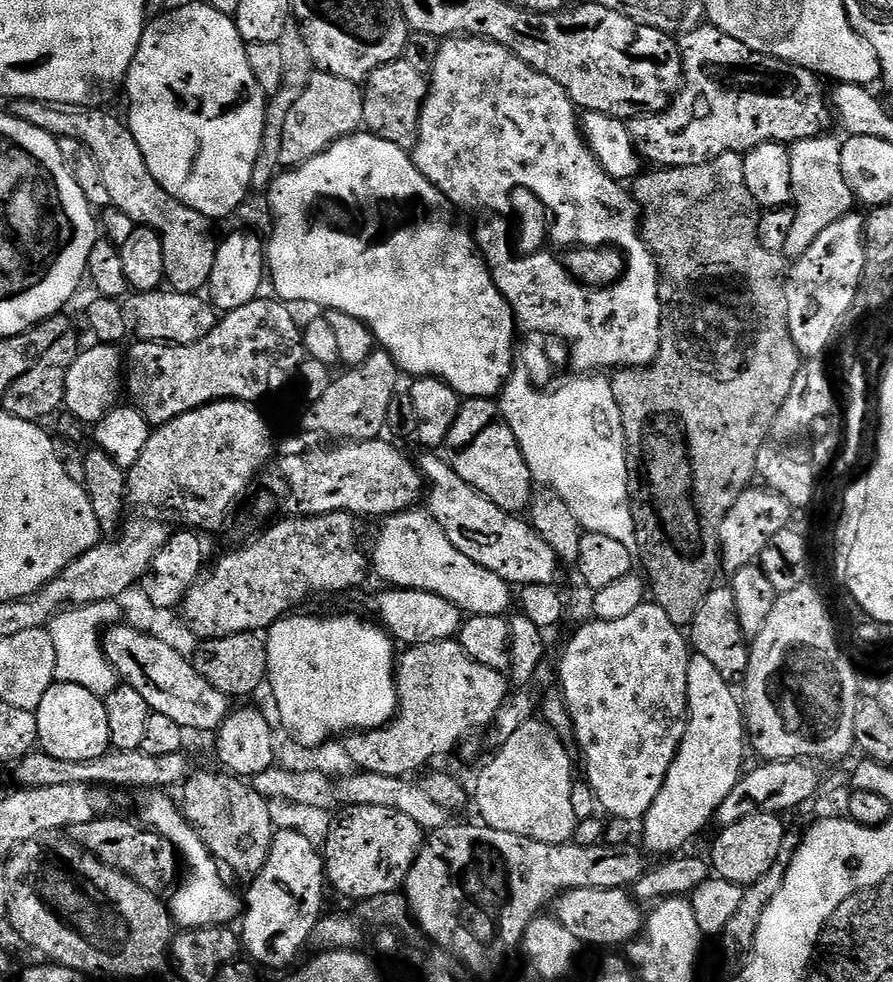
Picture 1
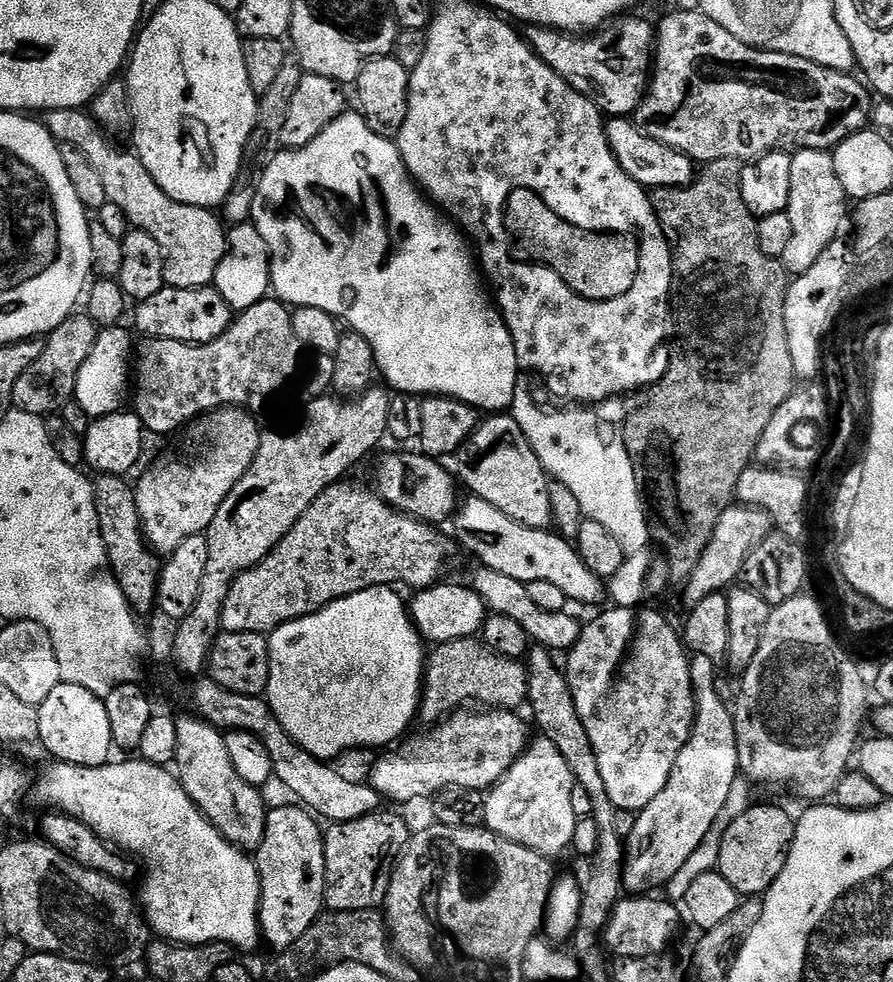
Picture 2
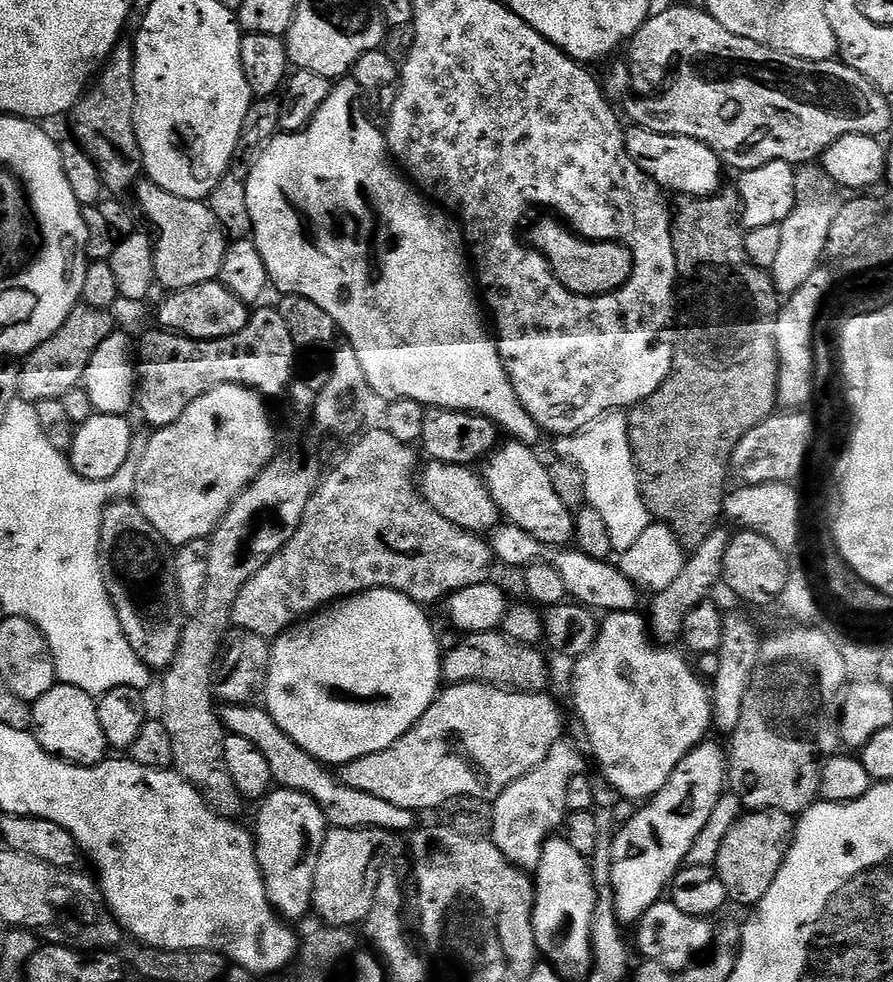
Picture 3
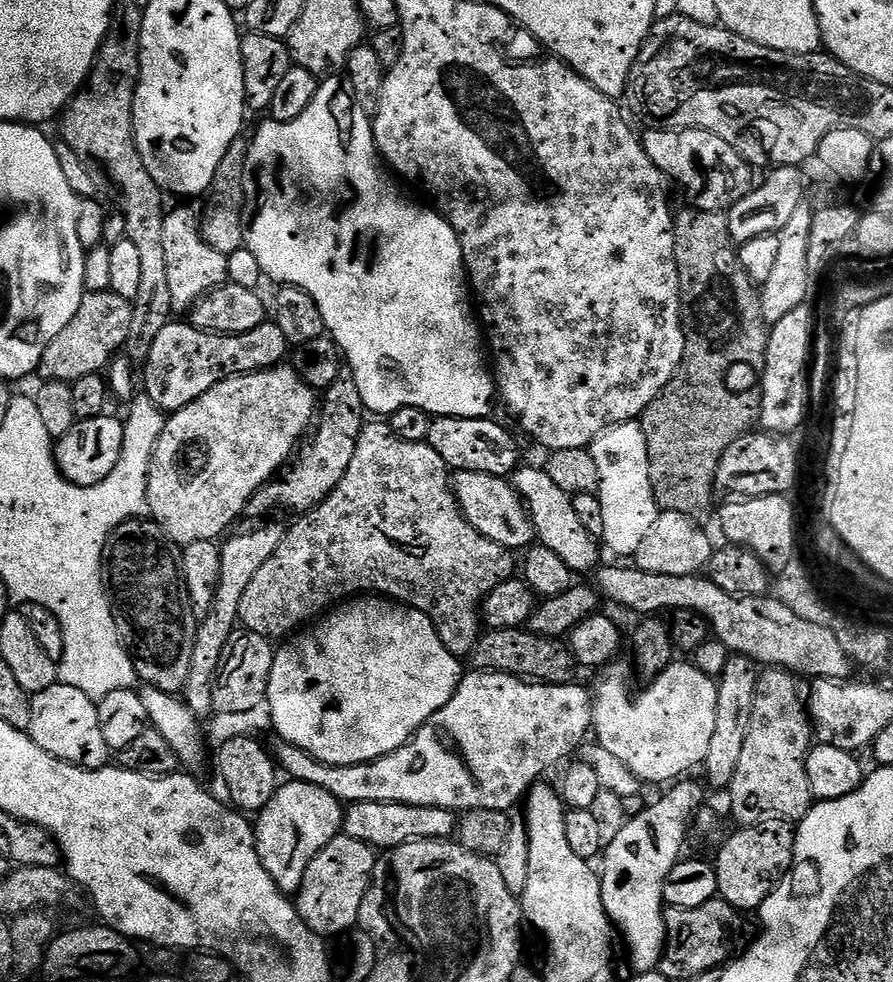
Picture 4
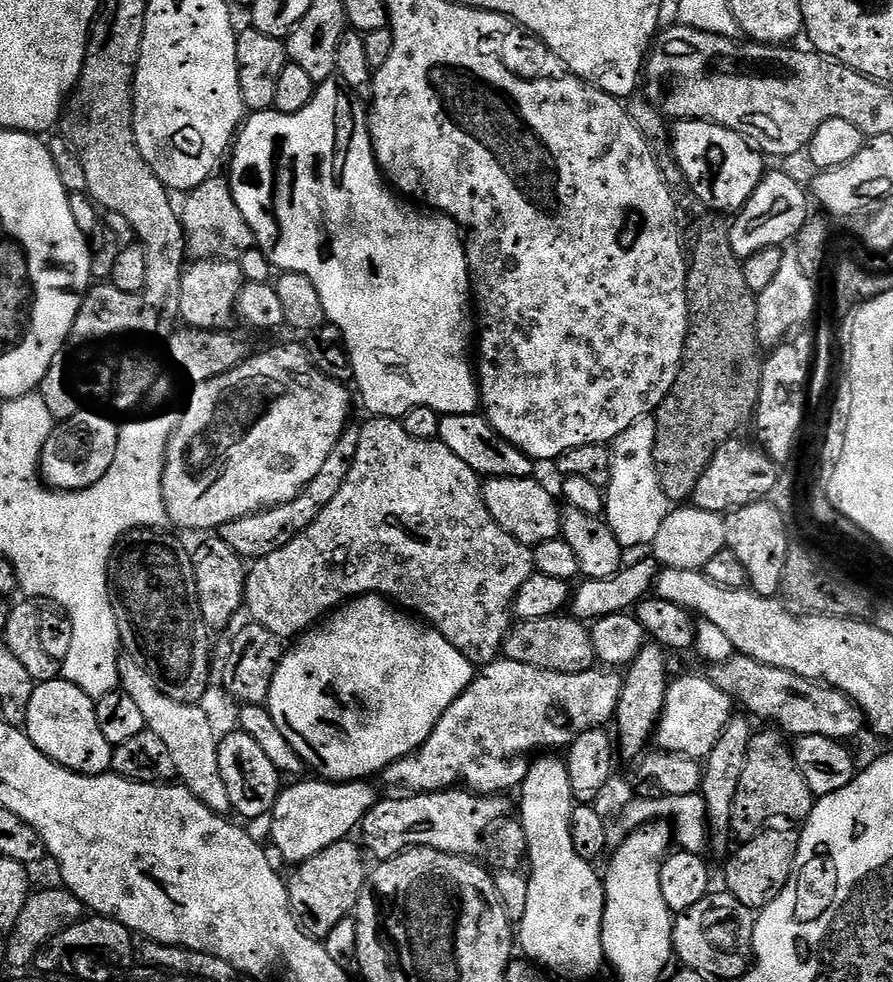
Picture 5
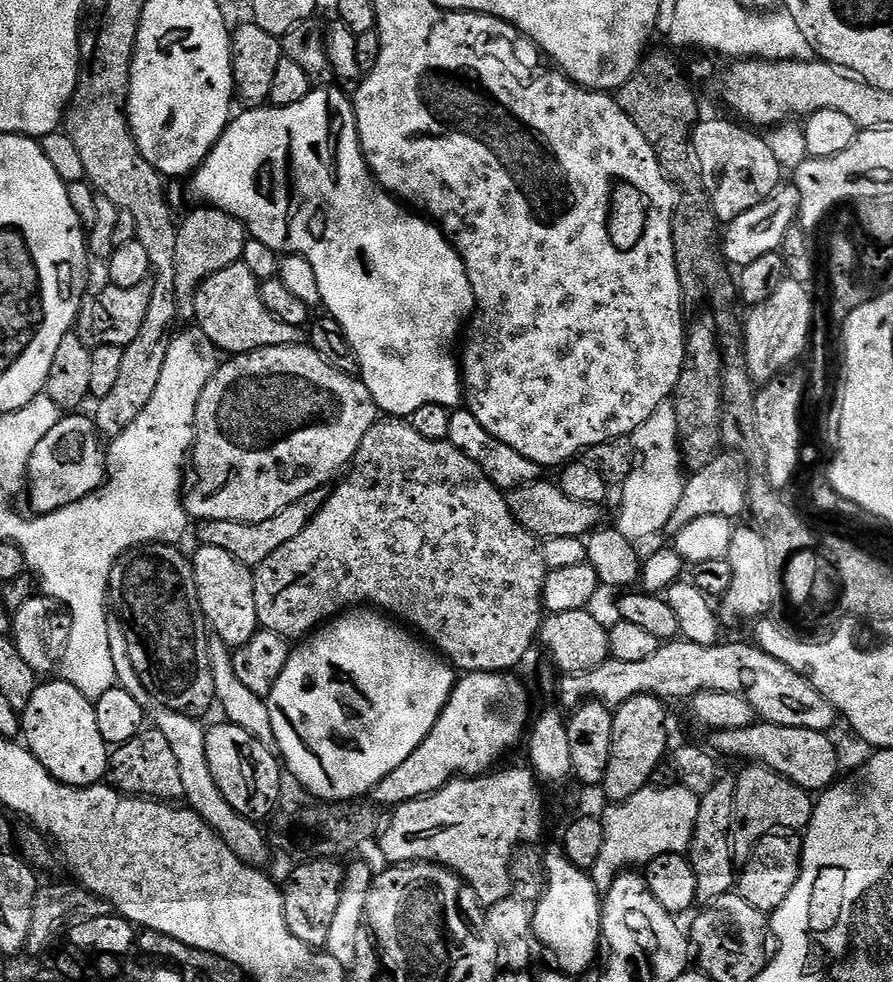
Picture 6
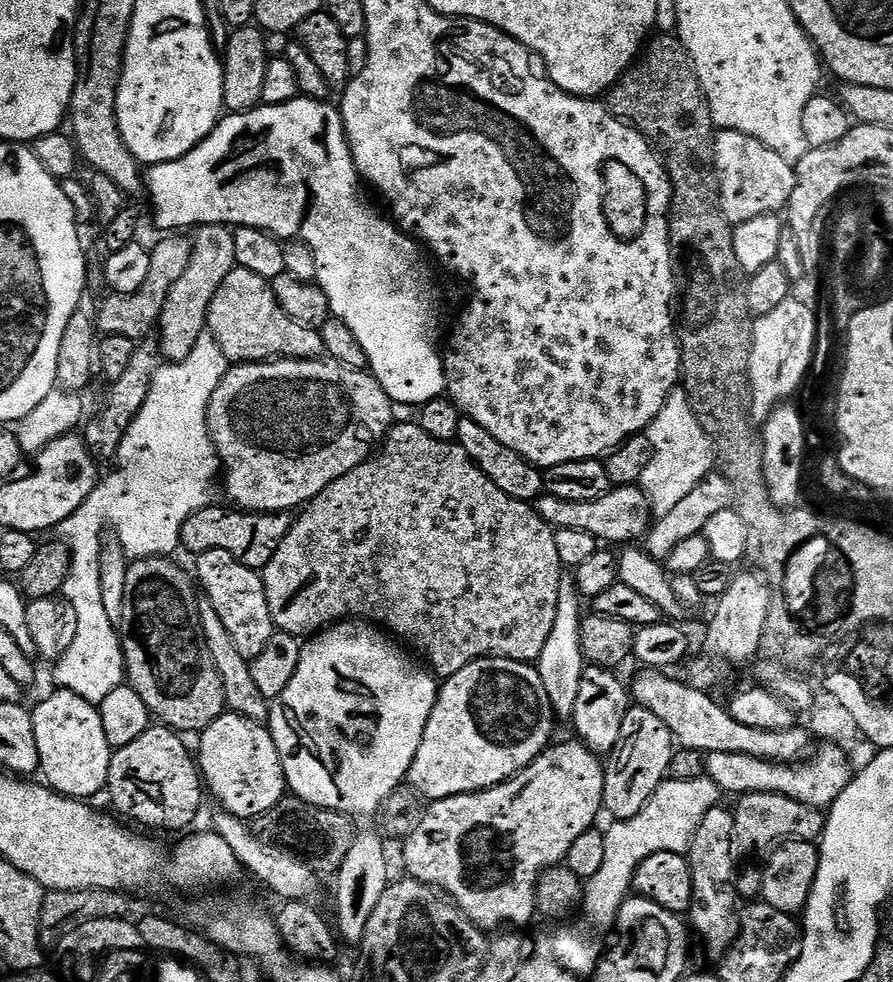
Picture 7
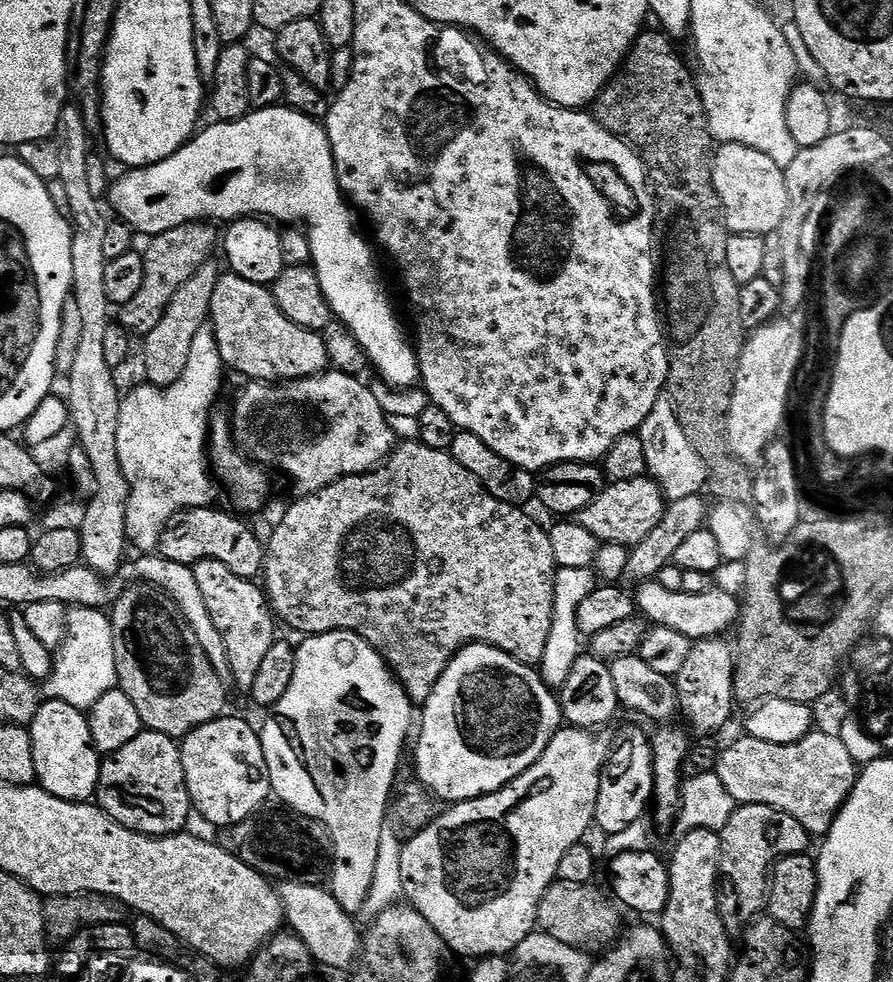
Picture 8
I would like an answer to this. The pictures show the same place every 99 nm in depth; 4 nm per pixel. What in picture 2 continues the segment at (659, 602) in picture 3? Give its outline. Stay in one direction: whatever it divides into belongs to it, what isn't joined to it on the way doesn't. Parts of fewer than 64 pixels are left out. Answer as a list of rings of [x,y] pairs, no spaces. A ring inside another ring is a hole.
[[[739,502],[727,508],[722,518],[718,518],[718,526],[714,526],[714,534],[706,550],[702,550],[702,558],[698,562],[695,574],[687,581],[688,589],[684,592],[685,609],[691,610],[694,606],[698,606],[698,602],[710,598],[710,594],[724,592],[733,587],[741,579],[743,564],[752,551],[767,536],[773,535],[773,532],[774,525],[770,514],[766,514],[761,508],[749,508],[747,504]]]

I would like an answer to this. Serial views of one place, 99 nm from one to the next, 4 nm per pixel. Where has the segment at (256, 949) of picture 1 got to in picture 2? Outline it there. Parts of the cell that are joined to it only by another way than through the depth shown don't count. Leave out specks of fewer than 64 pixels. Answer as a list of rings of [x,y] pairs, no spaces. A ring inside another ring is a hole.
[[[295,806],[296,808],[272,808],[266,818],[266,834],[262,838],[262,846],[256,849],[254,853],[254,859],[256,862],[256,869],[260,875],[260,934],[265,945],[269,944],[274,948],[277,953],[285,952],[290,946],[293,946],[294,942],[297,942],[298,938],[302,937],[302,934],[314,925],[314,922],[319,919],[321,913],[325,911],[324,902],[324,887],[327,882],[327,868],[326,858],[324,857],[324,835],[321,825],[318,823],[317,817],[313,813],[309,812],[307,808],[303,806]]]

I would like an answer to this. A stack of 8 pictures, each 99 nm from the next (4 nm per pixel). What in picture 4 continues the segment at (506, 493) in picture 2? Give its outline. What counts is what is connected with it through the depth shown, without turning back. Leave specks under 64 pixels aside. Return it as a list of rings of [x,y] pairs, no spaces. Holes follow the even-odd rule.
[[[521,466],[512,473],[510,479],[512,487],[524,499],[528,513],[532,516],[539,543],[554,550],[554,554],[558,554],[570,566],[573,574],[588,571],[591,573],[601,563],[601,561],[599,562],[601,545],[598,543],[597,537],[592,536],[590,530],[586,530],[586,526],[582,526],[582,522],[578,520],[578,513],[572,505],[572,497],[568,493],[558,490],[558,486],[554,486],[550,474],[543,467]]]

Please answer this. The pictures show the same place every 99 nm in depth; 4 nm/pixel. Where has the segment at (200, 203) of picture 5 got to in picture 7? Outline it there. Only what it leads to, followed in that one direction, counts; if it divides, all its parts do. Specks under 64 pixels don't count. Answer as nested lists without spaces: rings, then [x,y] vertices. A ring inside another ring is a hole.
[[[201,224],[195,229],[190,266],[186,266],[186,274],[174,282],[160,315],[158,339],[160,355],[165,361],[175,362],[186,358],[186,354],[194,350],[194,342],[198,342],[207,329],[210,302],[214,294],[218,294],[218,286],[226,282],[226,274],[238,267],[234,254],[235,237],[235,231],[223,224]]]

